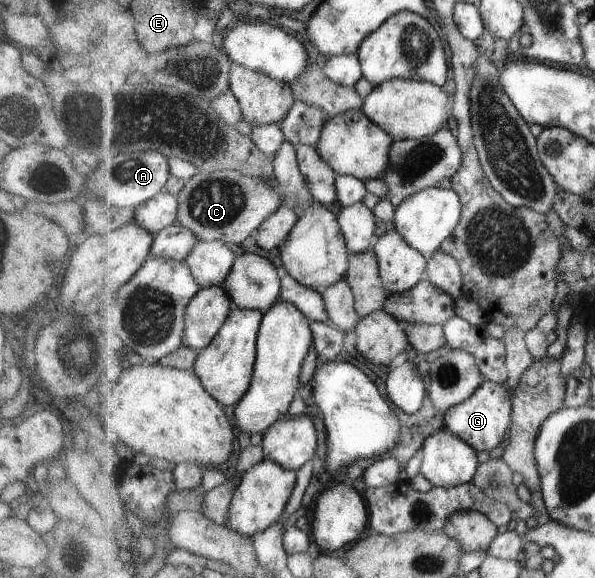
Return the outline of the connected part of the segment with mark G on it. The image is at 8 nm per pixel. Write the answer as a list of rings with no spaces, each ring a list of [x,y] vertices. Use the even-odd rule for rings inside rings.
[[[485,380],[467,401],[446,411],[445,426],[476,449],[476,452],[492,451],[501,446],[506,440],[506,435],[509,435],[513,419],[512,399],[511,391],[504,384]]]

